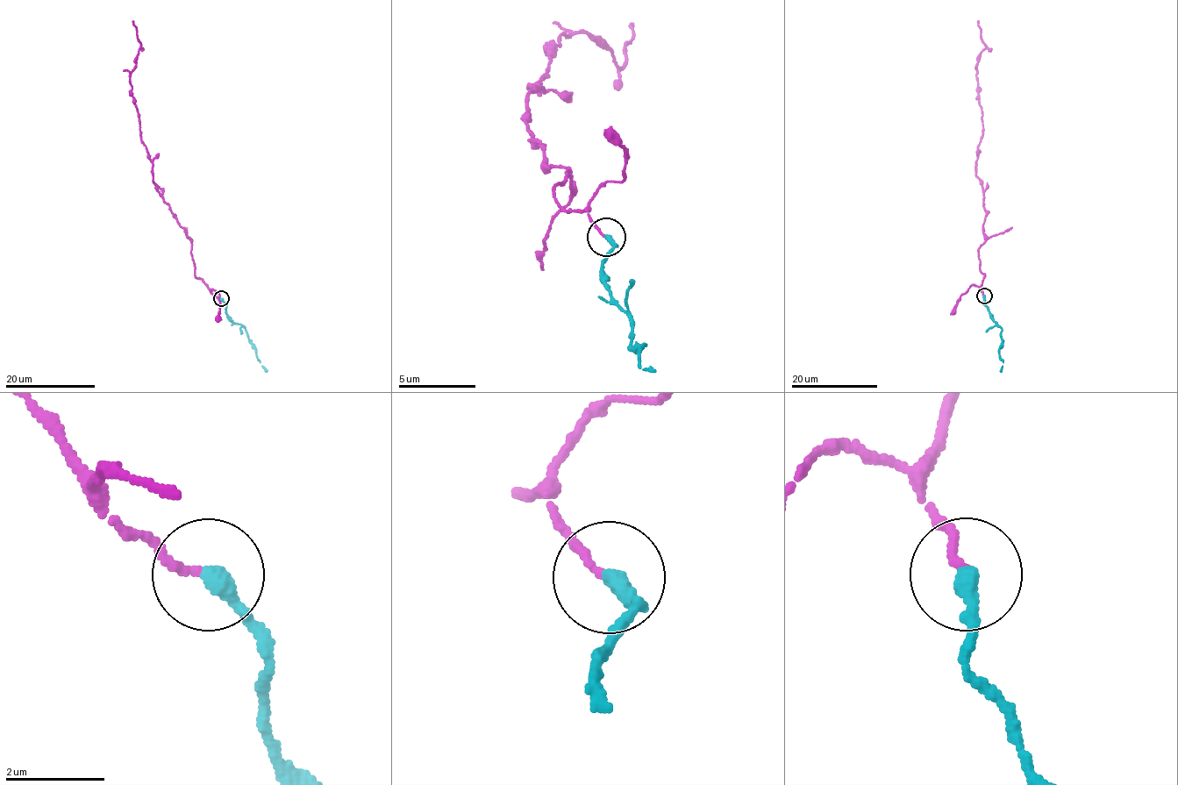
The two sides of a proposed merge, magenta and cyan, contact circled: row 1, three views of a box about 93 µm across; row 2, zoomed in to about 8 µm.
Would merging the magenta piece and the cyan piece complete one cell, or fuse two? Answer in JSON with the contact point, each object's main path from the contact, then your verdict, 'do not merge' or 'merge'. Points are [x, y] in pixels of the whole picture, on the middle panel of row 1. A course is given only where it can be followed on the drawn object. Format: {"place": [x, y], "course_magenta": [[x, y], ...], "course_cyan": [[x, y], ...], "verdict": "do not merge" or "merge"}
{"place": [606, 237], "course_magenta": [[605, 238], [563, 210], [570, 169], [570, 189], [524, 118], [551, 45], [602, 38], [619, 66], [630, 22]], "course_cyan": [[605, 238], [615, 245], [600, 271], [631, 335], [631, 347], [644, 347], [638, 349], [639, 367], [657, 370]], "verdict": "merge"}

